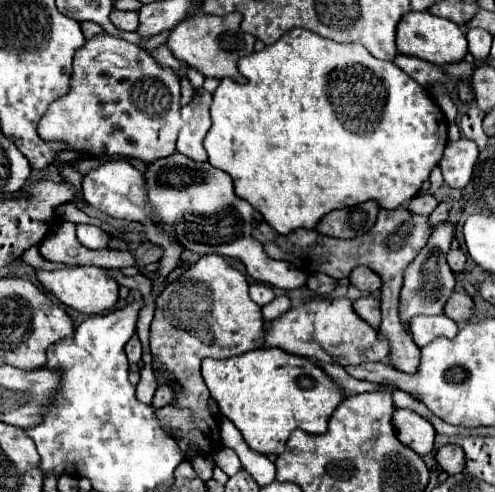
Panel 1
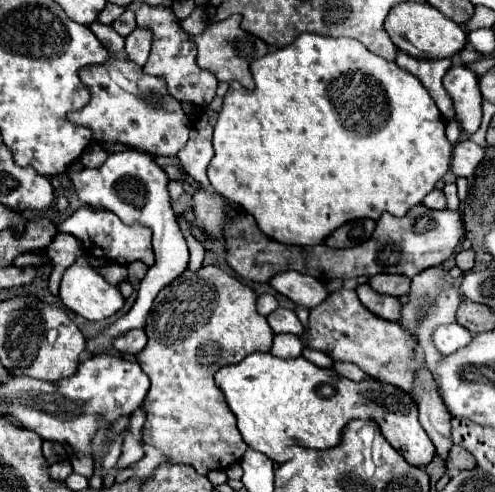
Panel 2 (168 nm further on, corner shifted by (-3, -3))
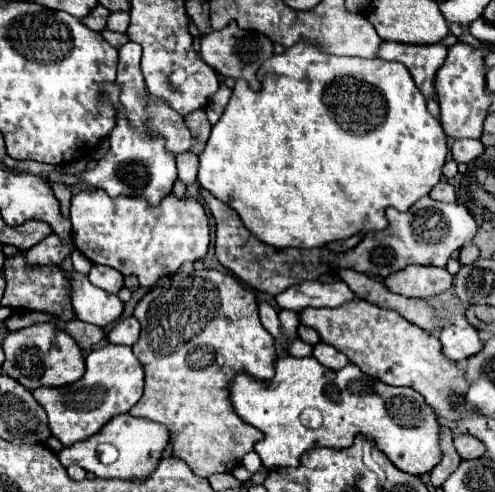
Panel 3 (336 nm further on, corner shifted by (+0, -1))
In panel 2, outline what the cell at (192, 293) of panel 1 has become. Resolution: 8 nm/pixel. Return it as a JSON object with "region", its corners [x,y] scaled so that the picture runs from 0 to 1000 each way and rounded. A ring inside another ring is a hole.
{"region":[[[410,541],[398,553],[374,549],[362,565],[354,565],[354,573],[317,598],[305,638],[293,654],[297,703],[281,715],[277,736],[305,772],[305,789],[289,813],[289,833],[297,841],[289,898],[325,915],[337,939],[382,943],[402,963],[422,963],[426,955],[455,955],[483,939],[503,911],[483,882],[475,846],[467,841],[430,764],[442,748],[483,740],[511,715],[547,711],[552,671],[543,667],[535,642],[515,630],[515,610],[519,602],[503,581],[487,577],[479,565],[463,561],[438,541]]]}

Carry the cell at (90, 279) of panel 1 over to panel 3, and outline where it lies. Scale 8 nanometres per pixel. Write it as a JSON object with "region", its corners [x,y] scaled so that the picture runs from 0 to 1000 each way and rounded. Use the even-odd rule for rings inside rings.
{"region":[[[145,549],[137,553],[137,569],[145,581],[145,626],[162,650],[194,663],[218,663],[246,638],[246,610],[234,598],[218,598],[214,589],[190,581],[174,557]]]}

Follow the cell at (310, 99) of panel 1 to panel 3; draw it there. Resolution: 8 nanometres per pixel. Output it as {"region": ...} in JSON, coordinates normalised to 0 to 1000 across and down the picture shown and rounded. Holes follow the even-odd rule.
{"region":[[[606,81],[590,98],[574,102],[570,110],[554,110],[549,122],[537,122],[525,134],[525,146],[517,146],[529,179],[521,187],[509,187],[495,163],[479,163],[469,179],[465,207],[444,236],[444,244],[428,256],[428,272],[416,289],[412,309],[404,313],[404,341],[400,341],[400,370],[424,386],[440,407],[461,415],[481,431],[493,459],[525,484],[533,496],[558,500],[558,504],[642,504],[663,492],[703,484],[723,472],[747,472],[747,467],[776,467],[780,463],[780,439],[776,427],[784,419],[796,419],[800,427],[824,427],[836,411],[844,411],[853,398],[869,390],[889,370],[893,337],[901,329],[905,297],[901,297],[901,272],[889,256],[889,248],[865,228],[861,199],[848,191],[840,171],[832,171],[832,154],[824,138],[808,126],[784,126],[768,118],[723,118],[723,114],[675,114],[655,106],[642,89],[626,81]]]}

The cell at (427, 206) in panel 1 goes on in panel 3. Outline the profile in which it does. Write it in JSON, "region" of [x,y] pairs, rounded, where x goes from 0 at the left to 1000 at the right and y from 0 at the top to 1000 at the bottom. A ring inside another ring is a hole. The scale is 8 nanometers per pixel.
{"region":[[[885,370],[885,374],[869,386],[869,402],[885,407],[885,411],[921,411],[917,382],[913,382],[905,370]]]}

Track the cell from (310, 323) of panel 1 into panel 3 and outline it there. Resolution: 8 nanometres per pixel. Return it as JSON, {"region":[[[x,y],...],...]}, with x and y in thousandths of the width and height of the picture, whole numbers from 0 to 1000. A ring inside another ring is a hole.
{"region":[[[711,610],[711,618],[691,618],[683,626],[618,626],[606,634],[606,654],[614,663],[634,667],[646,679],[646,691],[655,699],[675,703],[683,715],[695,715],[703,724],[703,732],[711,740],[719,740],[735,760],[764,768],[788,785],[828,785],[840,797],[848,797],[861,813],[861,821],[881,837],[885,850],[893,854],[925,854],[929,841],[917,837],[913,829],[913,797],[937,805],[945,776],[937,772],[933,752],[925,752],[925,744],[917,736],[909,736],[905,728],[897,728],[893,720],[893,703],[885,695],[881,683],[865,679],[861,671],[828,659],[824,650],[816,650],[804,634],[796,630],[780,630],[756,618],[743,618],[735,610]]]}

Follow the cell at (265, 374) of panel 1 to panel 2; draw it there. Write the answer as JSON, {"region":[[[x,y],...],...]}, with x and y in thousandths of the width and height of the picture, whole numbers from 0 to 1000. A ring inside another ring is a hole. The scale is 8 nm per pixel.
{"region":[[[503,720],[495,732],[471,744],[455,744],[434,760],[438,785],[451,793],[459,821],[467,837],[479,850],[479,870],[491,886],[491,894],[519,919],[535,923],[560,943],[572,943],[592,931],[594,921],[586,907],[612,907],[612,911],[636,911],[636,915],[661,915],[685,902],[689,878],[701,866],[701,858],[725,850],[725,854],[754,854],[762,858],[770,882],[778,894],[830,943],[830,947],[863,947],[879,927],[879,907],[855,866],[842,854],[842,821],[838,813],[814,797],[810,789],[794,780],[778,780],[766,772],[733,772],[713,776],[705,768],[693,768],[677,760],[673,752],[644,748],[632,736],[616,732],[612,724],[572,732],[552,720]]]}

